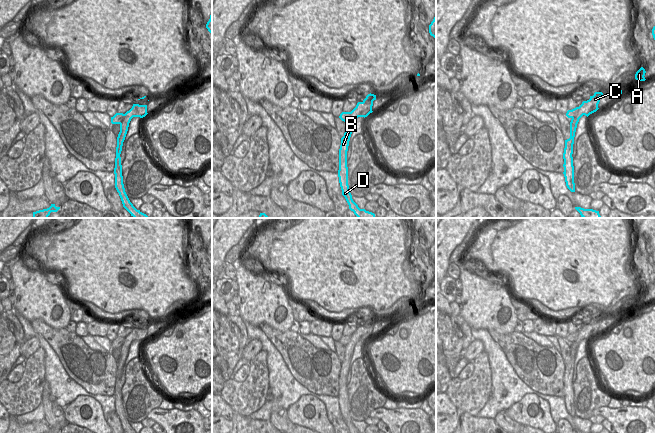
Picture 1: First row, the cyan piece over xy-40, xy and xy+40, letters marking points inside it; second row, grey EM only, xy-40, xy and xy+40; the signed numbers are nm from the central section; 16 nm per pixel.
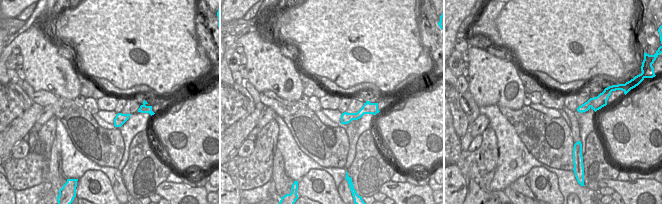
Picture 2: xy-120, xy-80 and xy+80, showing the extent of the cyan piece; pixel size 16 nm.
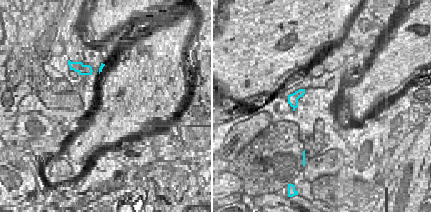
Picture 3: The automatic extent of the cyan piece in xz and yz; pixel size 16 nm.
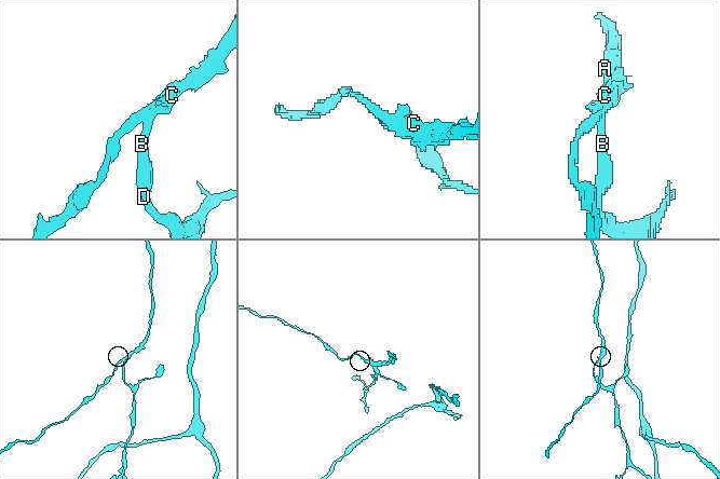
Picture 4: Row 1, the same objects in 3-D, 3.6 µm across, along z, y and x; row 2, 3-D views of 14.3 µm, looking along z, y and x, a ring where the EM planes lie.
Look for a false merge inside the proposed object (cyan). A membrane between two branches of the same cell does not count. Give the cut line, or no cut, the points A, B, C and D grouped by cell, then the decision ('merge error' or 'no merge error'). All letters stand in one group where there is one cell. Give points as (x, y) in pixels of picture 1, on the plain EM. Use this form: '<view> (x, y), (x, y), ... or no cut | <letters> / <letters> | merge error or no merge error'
xy-40 (130, 341), (126, 340), (120, 348) | A C / B D | merge error

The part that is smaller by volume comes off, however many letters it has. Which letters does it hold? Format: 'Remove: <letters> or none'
Remove: B, D

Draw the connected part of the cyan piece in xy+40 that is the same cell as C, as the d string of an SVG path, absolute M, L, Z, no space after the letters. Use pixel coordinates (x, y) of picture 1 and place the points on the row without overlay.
M595 316L593 320L590 320L589 324L583 325L579 331L568 334L566 340L568 342L575 341L578 345L583 339L588 341L590 338L596 336L599 333L598 328L601 321L603 321L602 316Z

